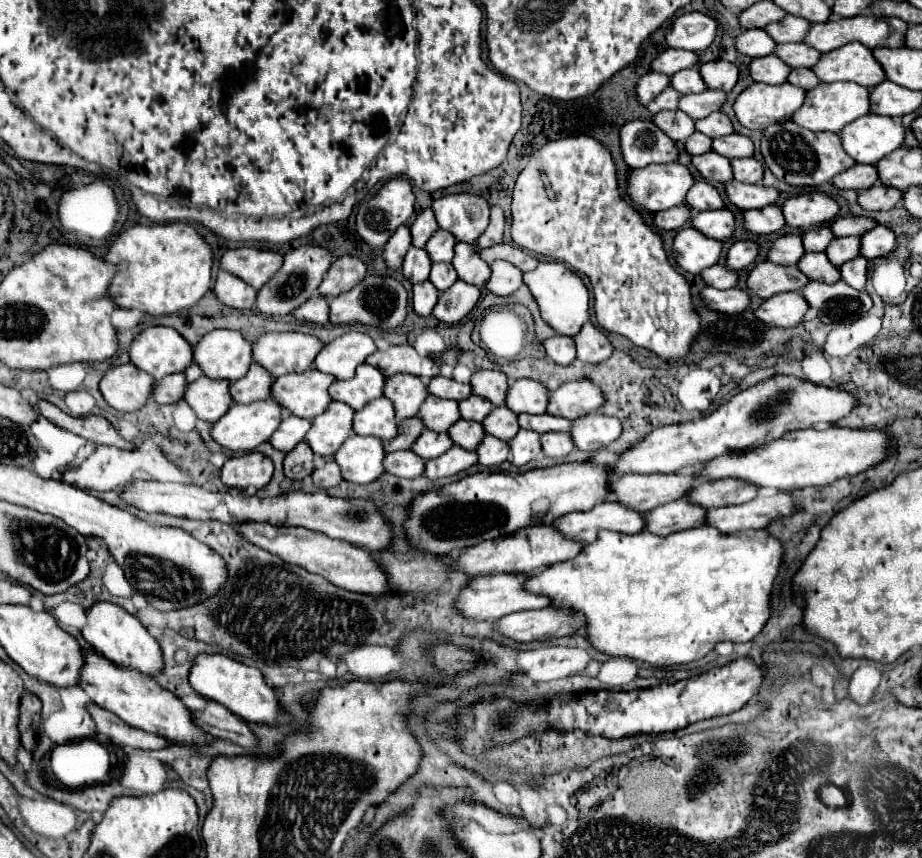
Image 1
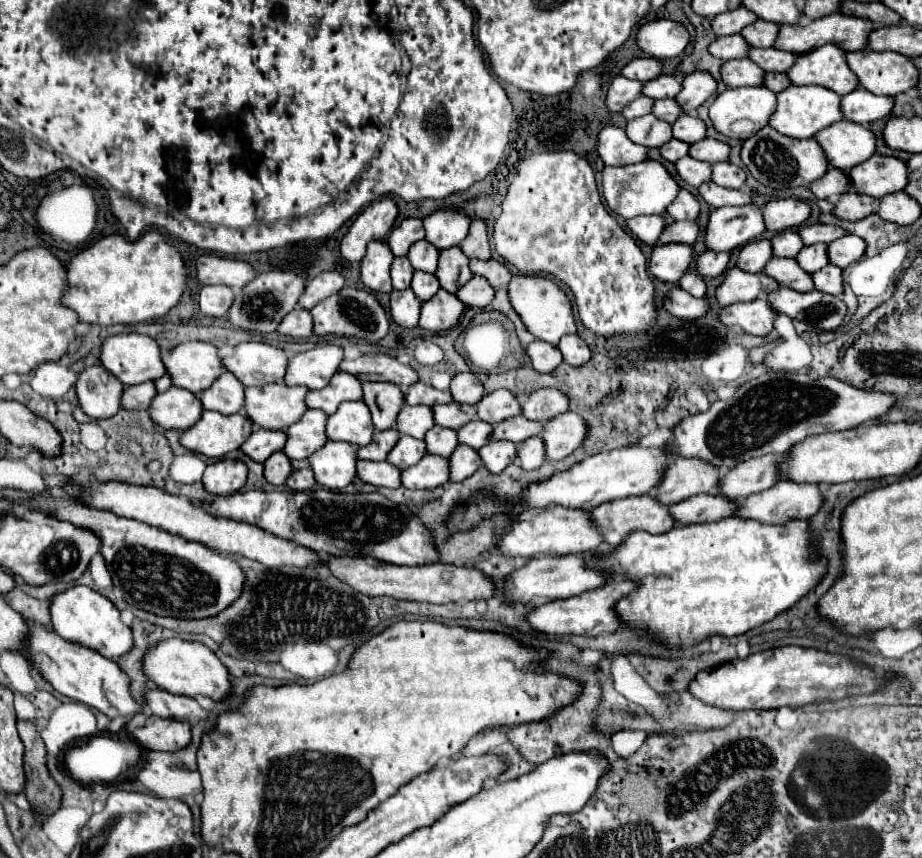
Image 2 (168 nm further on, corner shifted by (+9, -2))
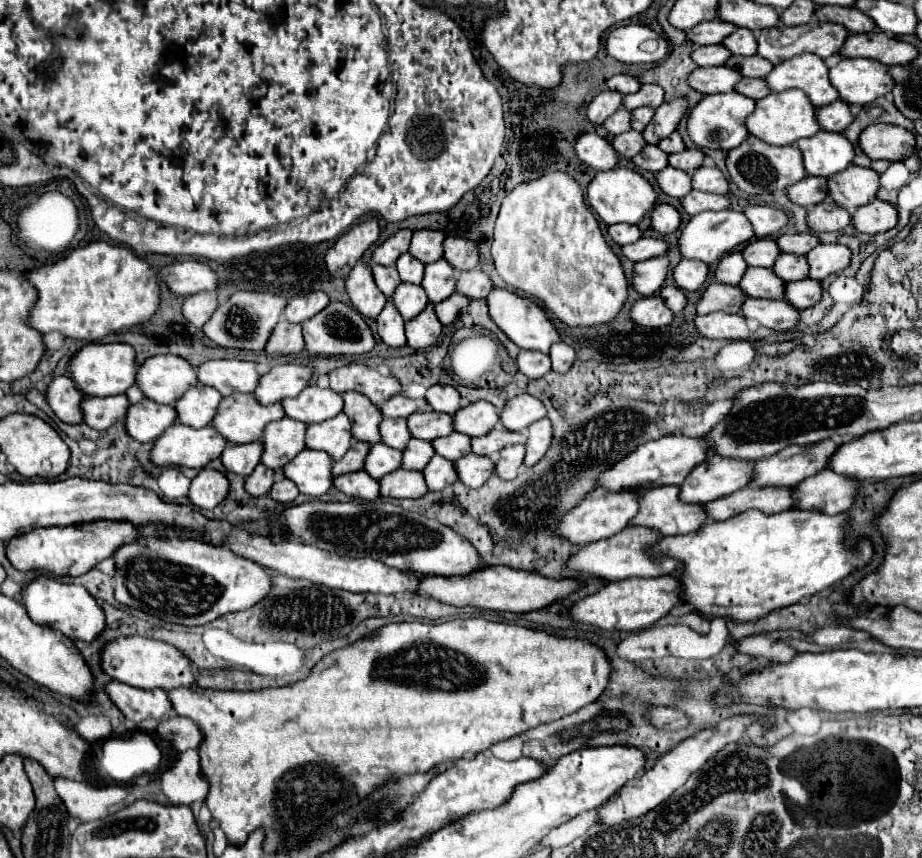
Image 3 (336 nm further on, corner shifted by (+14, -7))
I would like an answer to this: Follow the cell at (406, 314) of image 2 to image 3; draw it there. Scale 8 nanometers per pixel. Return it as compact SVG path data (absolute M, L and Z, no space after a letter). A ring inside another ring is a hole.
M388 300L388 304L384 306L384 310L380 312L380 316L376 318L378 324L378 336L386 346L392 348L400 348L406 346L406 336L404 336L404 320L398 314L398 310L392 306L392 302Z

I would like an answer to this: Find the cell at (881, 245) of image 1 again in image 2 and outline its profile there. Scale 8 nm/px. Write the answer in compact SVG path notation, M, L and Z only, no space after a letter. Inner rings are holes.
M845 235L829 245L829 263L845 269L865 255L867 243L857 235Z

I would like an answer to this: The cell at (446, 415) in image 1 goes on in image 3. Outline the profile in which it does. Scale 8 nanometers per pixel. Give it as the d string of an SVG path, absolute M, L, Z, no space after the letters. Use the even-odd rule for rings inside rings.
M382 418L380 426L380 436L382 436L382 442L390 448L396 448L396 450L402 450L406 446L406 442L410 440L410 432L406 428L406 420L386 420Z

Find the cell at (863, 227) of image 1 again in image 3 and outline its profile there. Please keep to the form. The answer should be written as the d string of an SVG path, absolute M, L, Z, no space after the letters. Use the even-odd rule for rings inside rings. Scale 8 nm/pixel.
M782 234L782 236L776 238L776 244L778 244L780 252L808 254L814 246L820 244L820 240L816 236L812 236L812 234Z

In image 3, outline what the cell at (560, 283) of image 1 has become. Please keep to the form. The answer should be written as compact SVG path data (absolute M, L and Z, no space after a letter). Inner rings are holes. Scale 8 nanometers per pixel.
M492 290L490 296L486 296L486 302L488 302L488 314L492 318L492 322L522 350L538 350L538 352L544 352L548 354L550 346L554 342L558 342L558 332L556 328L552 326L552 322L546 318L544 310L540 306L536 306L534 302L514 294L514 292L508 292L508 290Z

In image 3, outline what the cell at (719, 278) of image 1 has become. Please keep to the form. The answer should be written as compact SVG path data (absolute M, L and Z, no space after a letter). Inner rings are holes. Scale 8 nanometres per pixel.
M666 286L666 288L660 288L660 296L662 300L666 300L666 306L676 314L680 312L684 306L686 306L686 296L680 288L676 286Z

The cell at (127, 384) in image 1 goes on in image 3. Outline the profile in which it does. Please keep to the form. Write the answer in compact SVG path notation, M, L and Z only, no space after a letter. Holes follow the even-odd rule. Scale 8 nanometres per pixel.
M68 376L52 378L44 396L46 396L46 402L50 404L52 412L62 422L66 422L66 424L80 424L82 422L80 402L82 402L84 396L78 394L78 390L74 388L74 384Z

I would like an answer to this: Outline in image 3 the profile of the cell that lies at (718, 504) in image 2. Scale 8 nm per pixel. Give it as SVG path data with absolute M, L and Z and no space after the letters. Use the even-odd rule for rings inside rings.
M742 488L730 496L718 498L714 502L704 504L706 512L712 520L726 520L746 510L762 510L762 512L782 512L790 510L796 504L792 488Z

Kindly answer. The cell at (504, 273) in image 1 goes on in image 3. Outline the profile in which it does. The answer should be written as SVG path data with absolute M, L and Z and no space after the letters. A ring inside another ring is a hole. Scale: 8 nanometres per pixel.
M454 292L450 298L446 298L440 304L436 304L434 312L436 312L440 324L444 324L444 326L452 324L456 320L456 316L460 316L460 312L464 312L468 308L468 302L470 300L466 296L460 296L458 292Z

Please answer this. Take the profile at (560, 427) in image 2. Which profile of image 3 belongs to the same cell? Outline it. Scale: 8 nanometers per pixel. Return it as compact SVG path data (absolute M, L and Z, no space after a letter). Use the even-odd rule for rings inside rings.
M542 418L534 424L528 426L528 442L526 446L526 456L524 456L524 466L534 466L550 448L552 442L552 424L548 418Z

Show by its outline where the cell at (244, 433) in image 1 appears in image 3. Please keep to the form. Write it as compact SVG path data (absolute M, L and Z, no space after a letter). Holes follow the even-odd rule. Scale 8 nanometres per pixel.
M180 422L172 424L156 438L150 452L150 462L160 468L204 468L210 460L218 458L226 448L226 440L212 428L194 430Z

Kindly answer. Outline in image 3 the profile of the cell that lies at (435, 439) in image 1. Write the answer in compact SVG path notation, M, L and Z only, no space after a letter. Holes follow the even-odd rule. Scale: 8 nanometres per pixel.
M378 442L370 446L370 452L364 460L364 472L370 474L374 480L380 480L384 474L396 470L402 462L402 452L394 448L386 448L386 444Z

